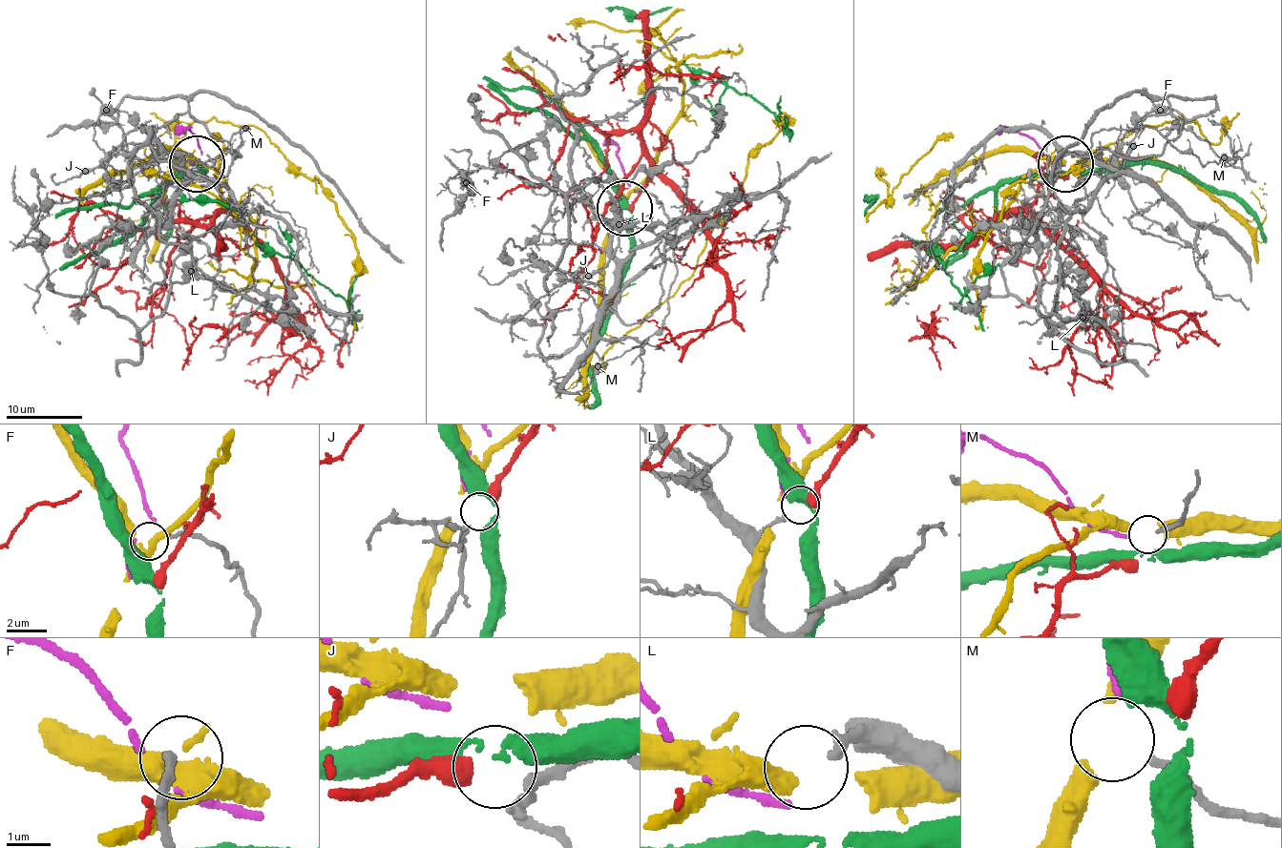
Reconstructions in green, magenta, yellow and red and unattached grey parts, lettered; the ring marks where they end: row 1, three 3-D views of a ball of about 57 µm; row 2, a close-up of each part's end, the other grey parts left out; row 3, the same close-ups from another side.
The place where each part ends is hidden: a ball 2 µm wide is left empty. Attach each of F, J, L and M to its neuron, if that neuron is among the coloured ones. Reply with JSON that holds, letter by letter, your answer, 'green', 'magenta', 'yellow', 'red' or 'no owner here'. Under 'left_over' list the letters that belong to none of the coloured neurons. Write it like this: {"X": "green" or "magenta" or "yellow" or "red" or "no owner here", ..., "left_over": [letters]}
{"F": "no owner here", "J": "red", "L": "no owner here", "M": "magenta", "left_over": ["F", "L"]}

